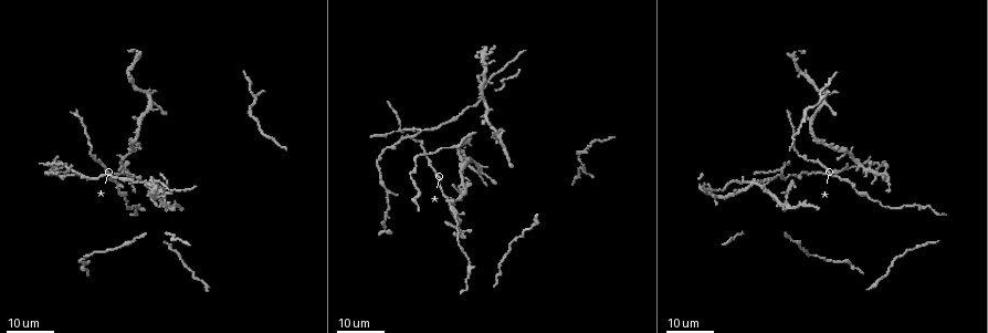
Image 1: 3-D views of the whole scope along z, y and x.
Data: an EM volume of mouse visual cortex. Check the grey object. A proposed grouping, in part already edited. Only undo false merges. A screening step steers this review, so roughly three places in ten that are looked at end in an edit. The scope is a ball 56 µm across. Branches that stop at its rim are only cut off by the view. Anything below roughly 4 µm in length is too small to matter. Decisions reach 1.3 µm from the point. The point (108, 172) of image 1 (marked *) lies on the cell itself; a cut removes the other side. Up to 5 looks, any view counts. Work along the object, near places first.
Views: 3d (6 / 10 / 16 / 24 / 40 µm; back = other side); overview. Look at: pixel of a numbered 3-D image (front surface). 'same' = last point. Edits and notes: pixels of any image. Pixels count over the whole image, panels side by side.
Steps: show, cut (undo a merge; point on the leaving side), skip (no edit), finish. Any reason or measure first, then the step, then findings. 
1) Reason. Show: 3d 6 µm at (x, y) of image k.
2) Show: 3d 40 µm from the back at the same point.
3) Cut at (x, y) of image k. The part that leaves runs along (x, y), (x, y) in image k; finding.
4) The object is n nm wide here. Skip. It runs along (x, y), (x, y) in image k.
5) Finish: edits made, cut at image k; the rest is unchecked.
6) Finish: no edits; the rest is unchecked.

Side arm on a straight run. Show: 3d 16 µm at (786, 203) of image 1.

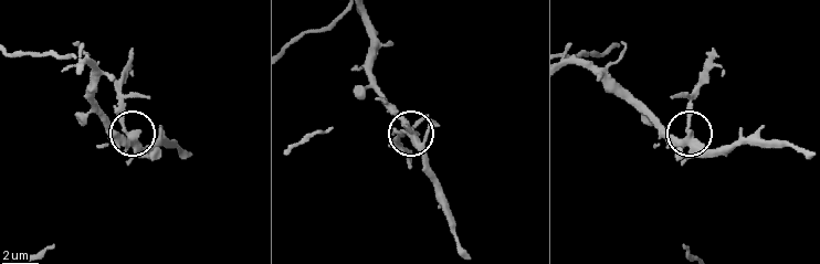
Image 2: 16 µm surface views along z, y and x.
Show: 3d 10 µm at (124, 130) of image 2.

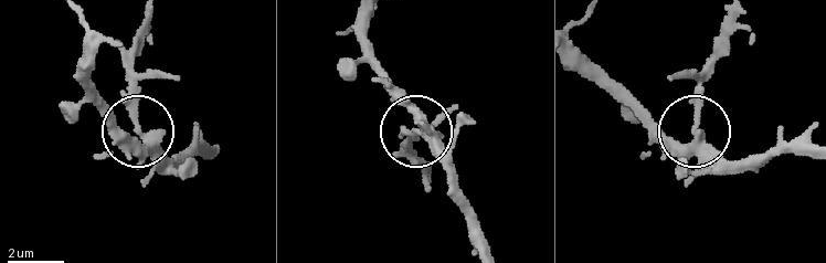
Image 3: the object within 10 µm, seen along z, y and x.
Show: 3d 6 µm at (139, 132) of image 3.

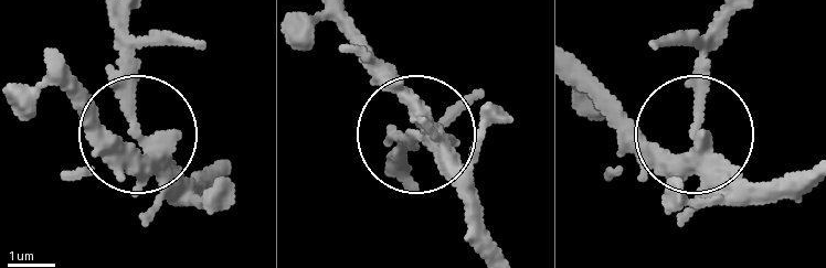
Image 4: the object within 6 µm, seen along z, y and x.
3 arms meet here. Cut at (122, 54) of image 4. The part that leaves runs along (136, 125), (128, 22) in image 4; two cells meet here.

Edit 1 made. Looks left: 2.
Four or more arms meet. Show: 3d 16 µm at (485, 98) of image 1.

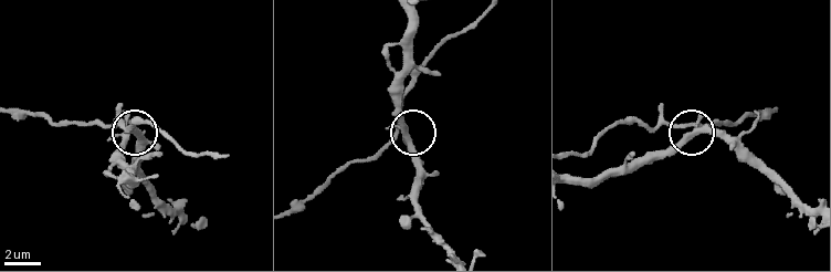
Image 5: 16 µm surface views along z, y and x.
Zoom in. Show: 3d 10 µm at (688, 135) of image 5.

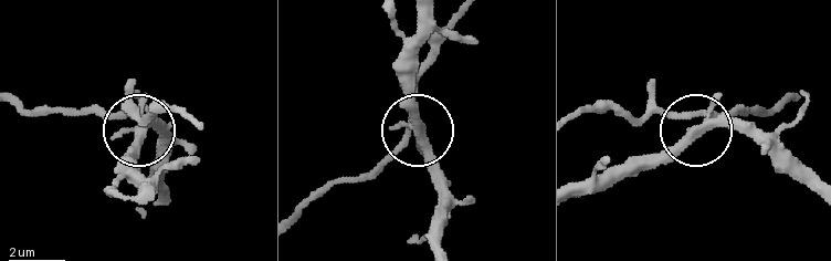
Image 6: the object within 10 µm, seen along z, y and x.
The object is 290 nm wide here. Skip. It runs along (297, 215), (340, 181), (369, 173), (417, 127), (412, 75) in image 6; one cell here.

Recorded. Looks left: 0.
Finish: edits made, cut at image 4; the rest is unchecked.

